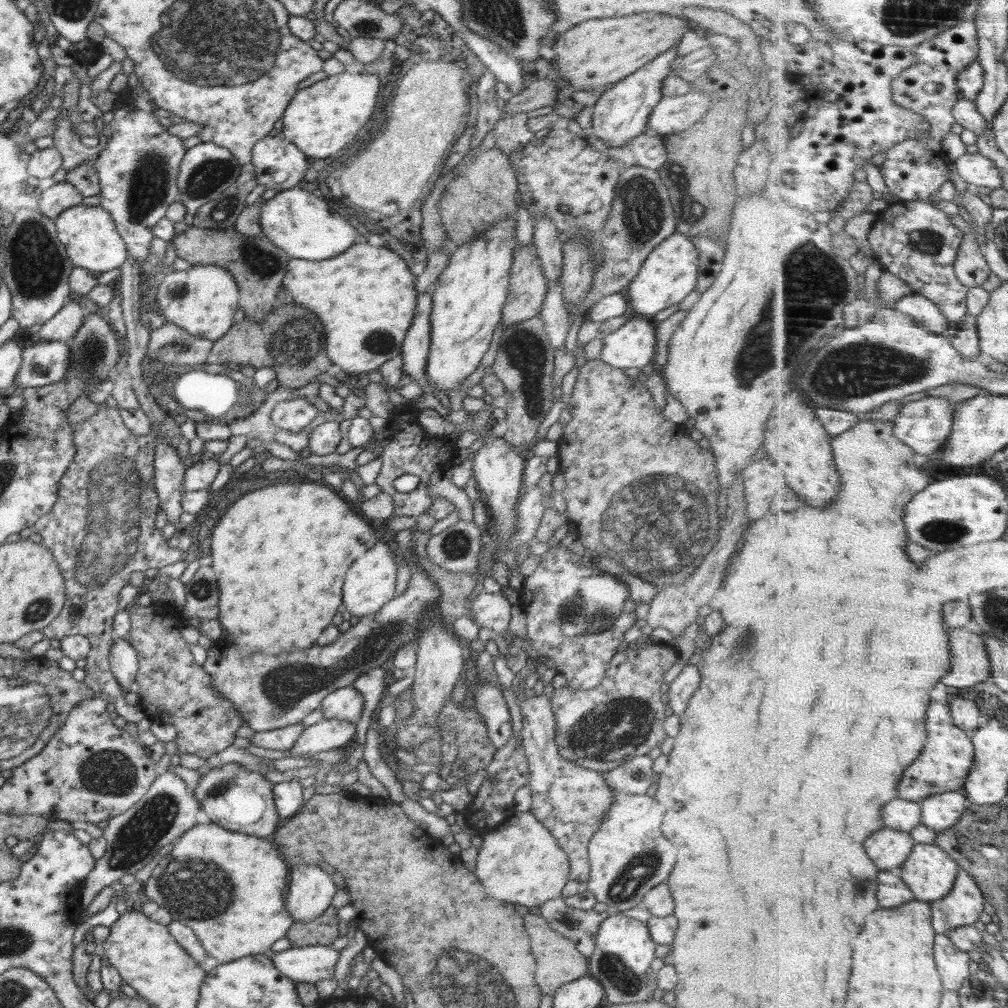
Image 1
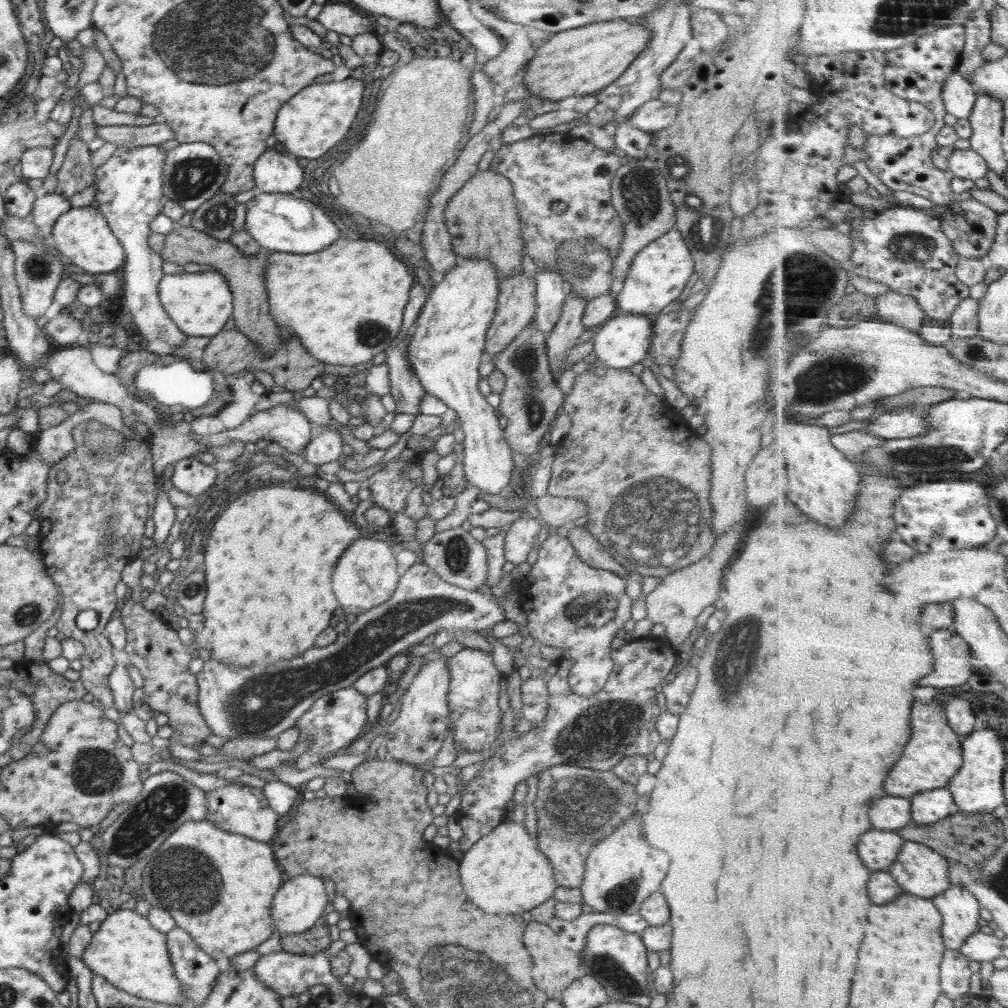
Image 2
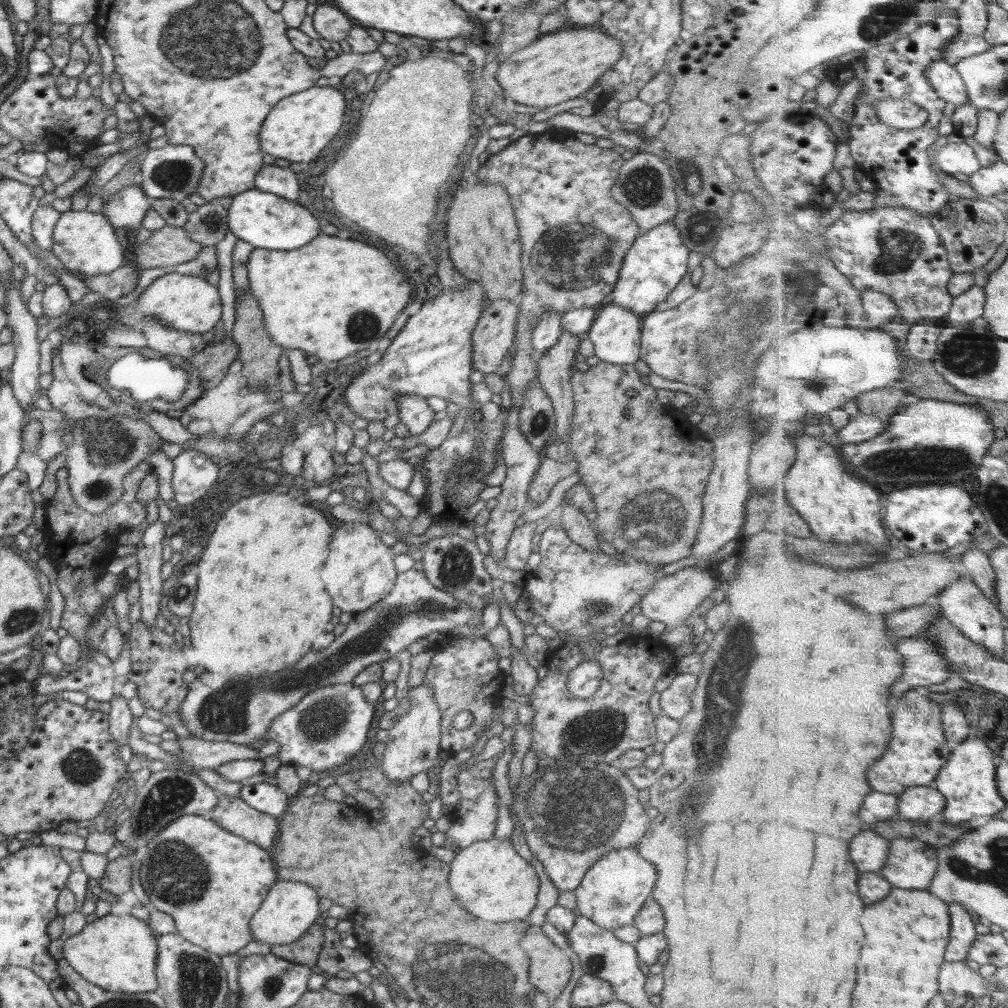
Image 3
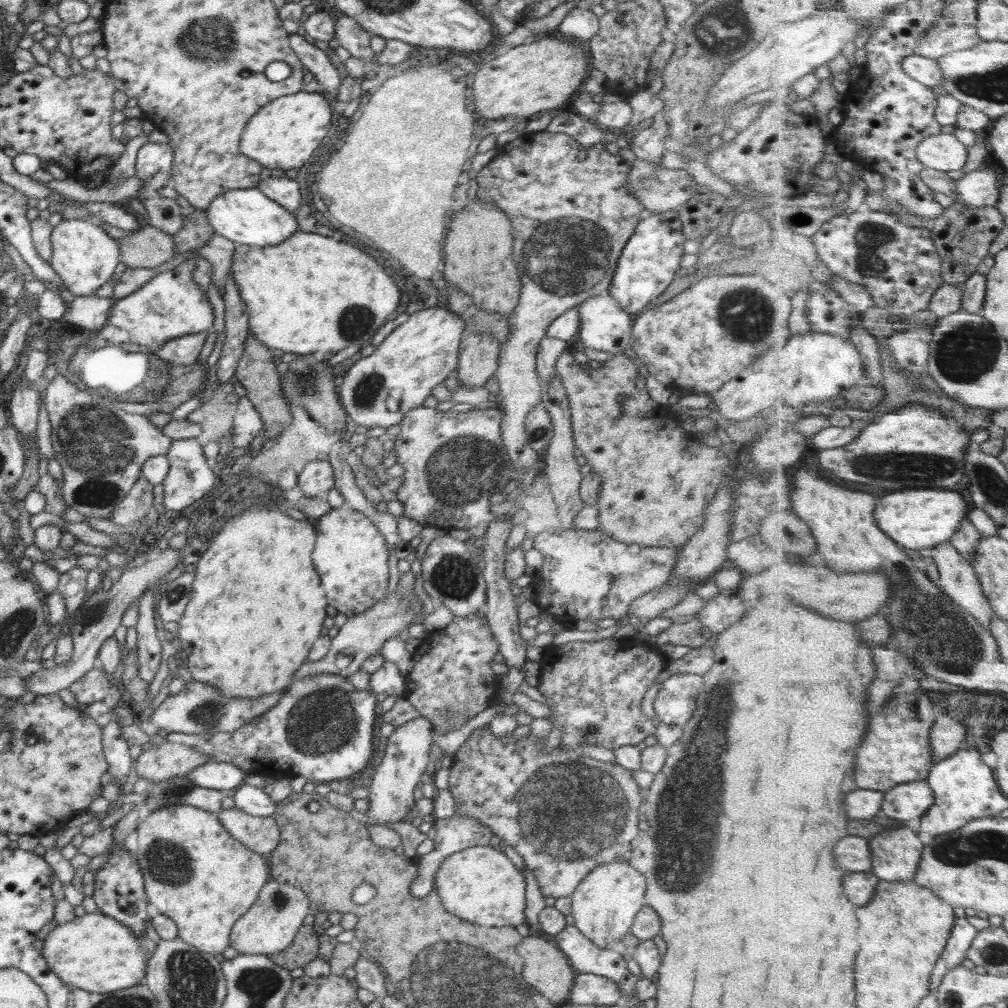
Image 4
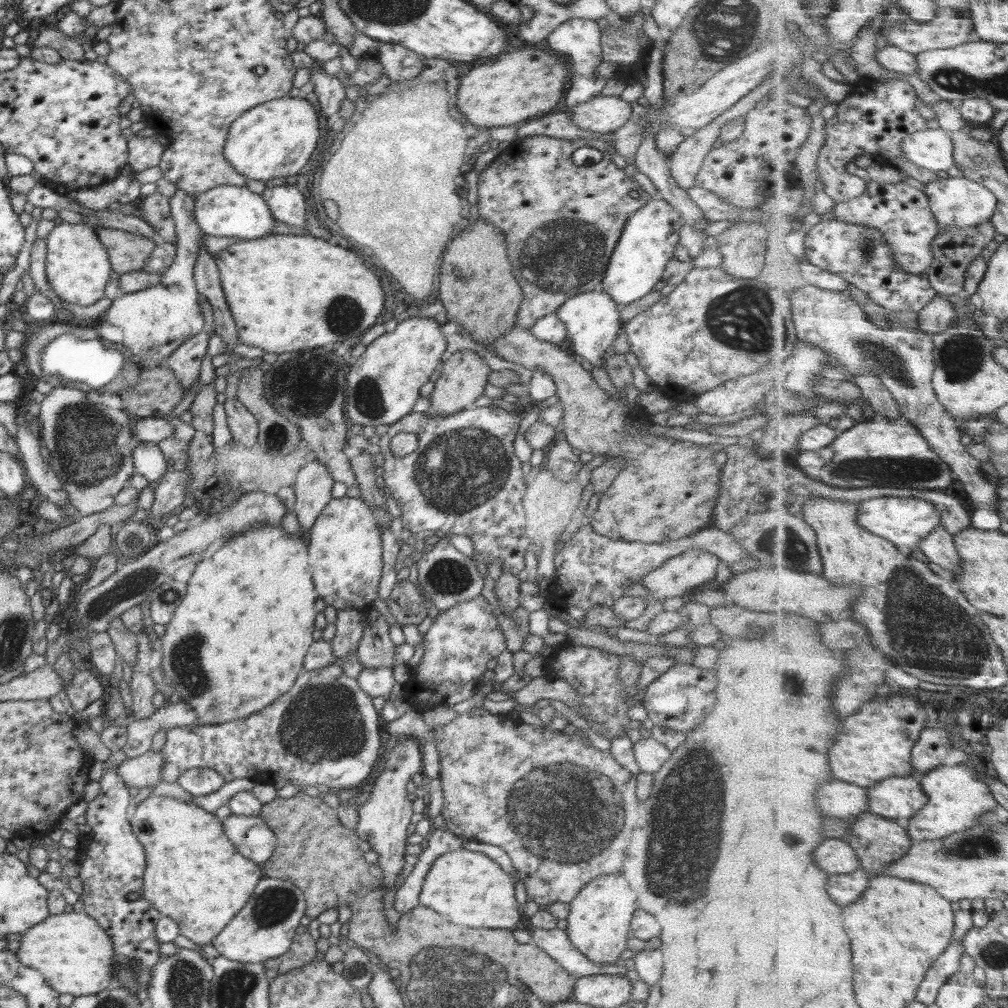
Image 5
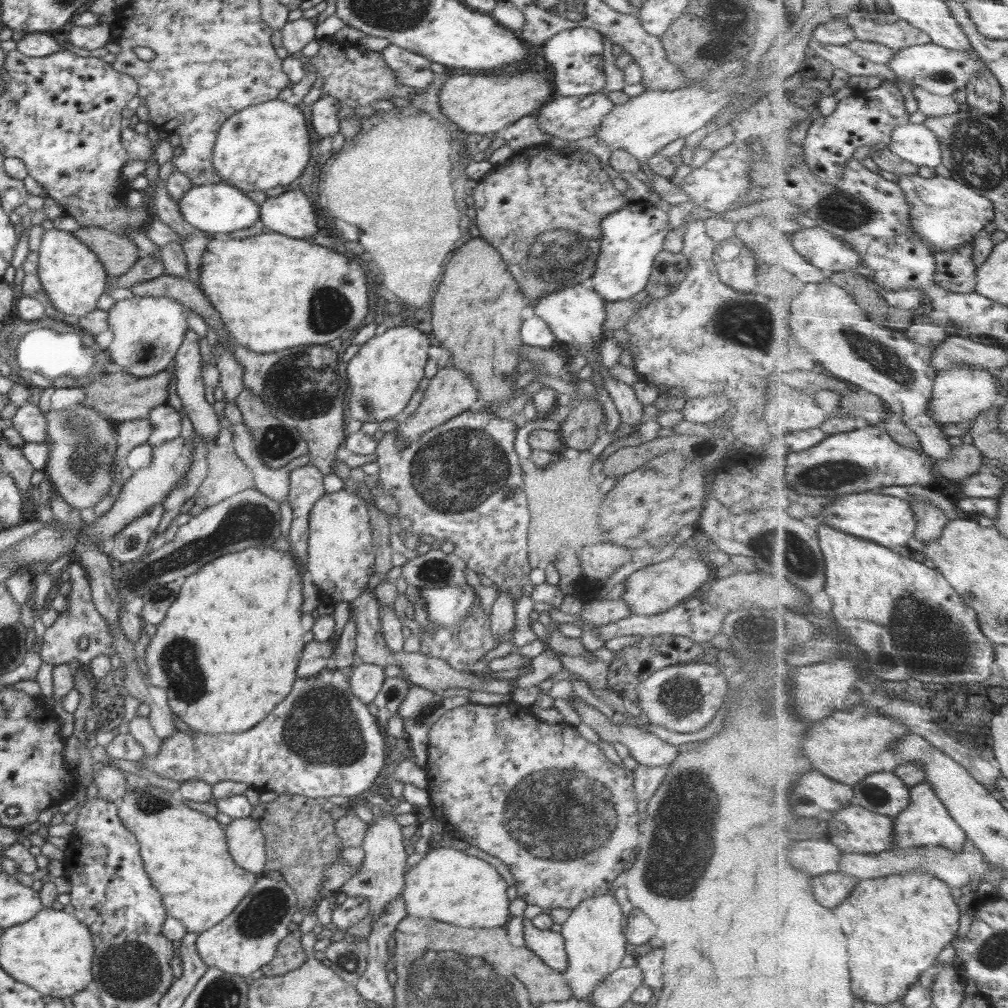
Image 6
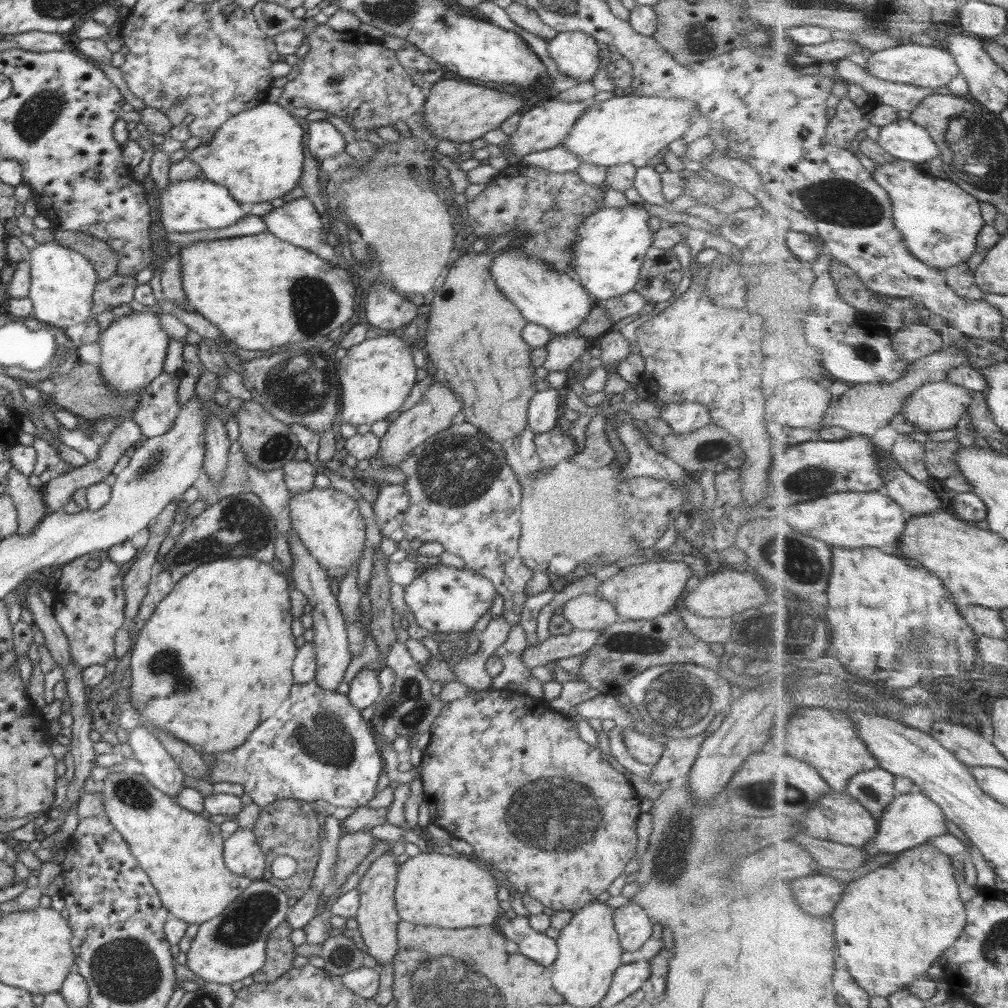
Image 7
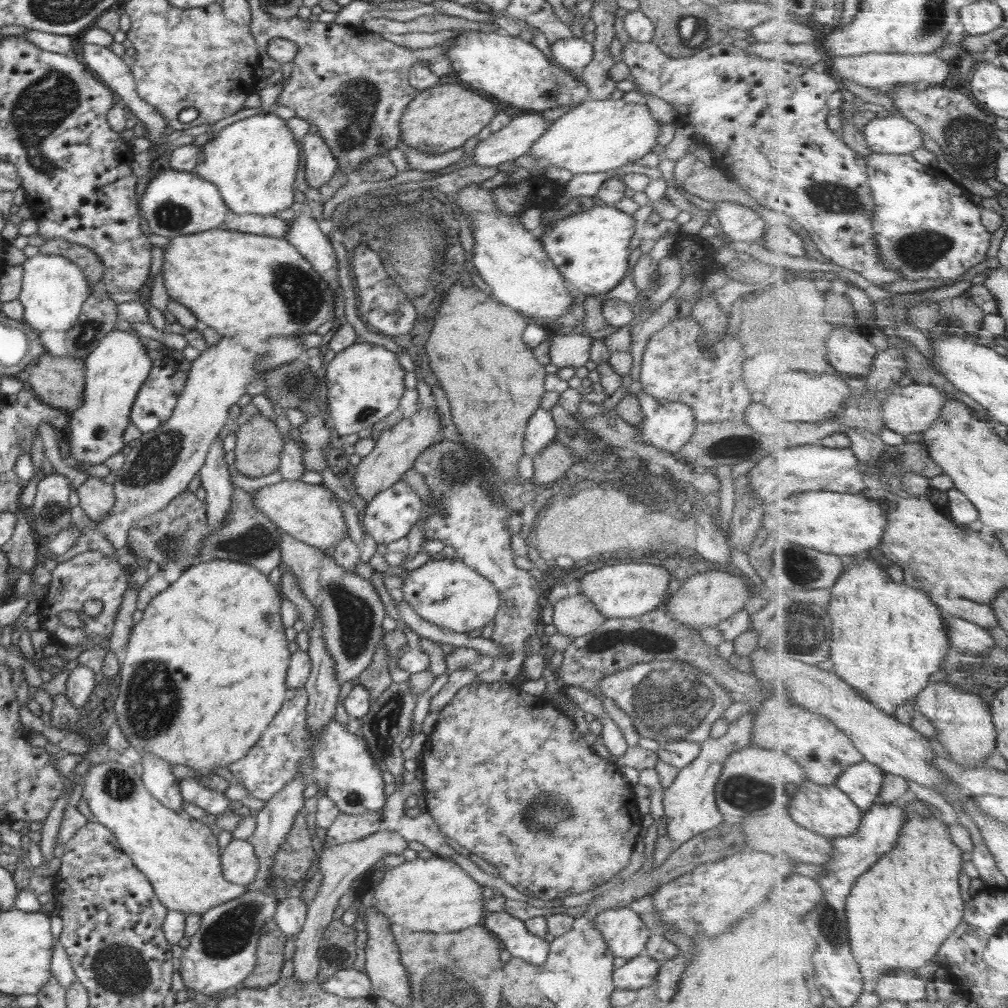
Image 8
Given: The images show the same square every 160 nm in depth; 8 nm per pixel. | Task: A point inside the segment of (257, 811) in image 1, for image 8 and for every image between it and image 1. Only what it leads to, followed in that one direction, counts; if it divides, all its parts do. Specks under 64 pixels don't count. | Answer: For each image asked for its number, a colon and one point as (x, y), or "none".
2: (243, 810)
3: (233, 814)
4: (261, 834)
5: (251, 836)
6: (246, 843)
7: (242, 855)
8: (239, 863)

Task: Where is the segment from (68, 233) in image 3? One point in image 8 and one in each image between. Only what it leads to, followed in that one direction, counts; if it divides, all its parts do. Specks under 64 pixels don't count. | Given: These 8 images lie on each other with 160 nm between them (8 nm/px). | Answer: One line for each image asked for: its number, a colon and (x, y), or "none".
4: (83, 255)
5: (78, 268)
6: (73, 277)
7: (62, 281)
8: (54, 290)

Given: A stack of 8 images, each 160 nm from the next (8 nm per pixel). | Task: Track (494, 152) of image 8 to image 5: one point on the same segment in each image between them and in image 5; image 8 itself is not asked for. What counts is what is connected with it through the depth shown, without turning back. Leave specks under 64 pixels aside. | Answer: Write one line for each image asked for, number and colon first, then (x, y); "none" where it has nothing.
5: (604, 114)
6: (568, 119)
7: (542, 127)

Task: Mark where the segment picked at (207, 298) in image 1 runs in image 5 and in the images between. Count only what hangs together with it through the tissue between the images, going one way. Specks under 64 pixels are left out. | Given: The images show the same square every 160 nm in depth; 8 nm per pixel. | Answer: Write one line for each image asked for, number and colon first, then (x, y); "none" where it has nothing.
2: (199, 304)
3: (184, 303)
4: (169, 305)
5: (155, 321)

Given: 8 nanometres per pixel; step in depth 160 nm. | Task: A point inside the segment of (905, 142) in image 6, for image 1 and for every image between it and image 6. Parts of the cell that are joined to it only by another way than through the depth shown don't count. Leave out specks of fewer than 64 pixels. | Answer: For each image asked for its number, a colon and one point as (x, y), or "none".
1: (978, 170)
2: (969, 164)
3: (954, 158)
4: (944, 152)
5: (934, 149)

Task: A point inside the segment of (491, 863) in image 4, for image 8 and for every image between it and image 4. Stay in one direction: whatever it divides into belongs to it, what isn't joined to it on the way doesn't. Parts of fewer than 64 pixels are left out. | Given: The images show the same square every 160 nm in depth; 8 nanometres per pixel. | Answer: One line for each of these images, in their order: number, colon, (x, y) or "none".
5: (467, 885)
6: (447, 884)
7: (433, 889)
8: (436, 895)

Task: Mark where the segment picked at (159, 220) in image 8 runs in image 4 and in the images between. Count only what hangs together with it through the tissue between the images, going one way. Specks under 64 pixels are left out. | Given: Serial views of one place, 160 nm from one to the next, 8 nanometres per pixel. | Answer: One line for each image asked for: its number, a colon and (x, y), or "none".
4: (246, 217)
5: (226, 211)
6: (212, 208)
7: (185, 207)

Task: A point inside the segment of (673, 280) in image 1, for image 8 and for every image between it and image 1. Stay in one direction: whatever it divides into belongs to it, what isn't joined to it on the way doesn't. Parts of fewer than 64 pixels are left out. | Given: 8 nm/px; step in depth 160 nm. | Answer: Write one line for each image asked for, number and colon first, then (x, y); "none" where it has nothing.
2: (658, 274)
3: (657, 261)
4: (648, 264)
5: (650, 237)
6: (631, 238)
7: (612, 243)
8: (590, 249)

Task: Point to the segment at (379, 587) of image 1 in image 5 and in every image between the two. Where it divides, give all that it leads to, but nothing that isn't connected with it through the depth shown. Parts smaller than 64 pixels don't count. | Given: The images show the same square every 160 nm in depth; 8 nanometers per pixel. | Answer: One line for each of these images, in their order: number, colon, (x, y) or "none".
2: (368, 574)
3: (359, 571)
4: (351, 555)
5: (345, 552)

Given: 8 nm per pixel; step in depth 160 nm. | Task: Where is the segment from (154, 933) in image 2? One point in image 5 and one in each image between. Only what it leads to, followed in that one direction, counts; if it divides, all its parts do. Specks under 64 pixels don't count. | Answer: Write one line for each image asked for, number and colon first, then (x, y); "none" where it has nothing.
3: (118, 953)
4: (95, 953)
5: (75, 956)

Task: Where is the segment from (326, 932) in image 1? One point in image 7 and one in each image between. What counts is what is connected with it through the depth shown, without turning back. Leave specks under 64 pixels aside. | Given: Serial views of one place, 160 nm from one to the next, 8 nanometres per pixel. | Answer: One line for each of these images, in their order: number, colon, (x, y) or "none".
2: (317, 939)
3: (305, 950)
4: (305, 947)
5: (302, 951)
6: (289, 955)
7: (280, 953)

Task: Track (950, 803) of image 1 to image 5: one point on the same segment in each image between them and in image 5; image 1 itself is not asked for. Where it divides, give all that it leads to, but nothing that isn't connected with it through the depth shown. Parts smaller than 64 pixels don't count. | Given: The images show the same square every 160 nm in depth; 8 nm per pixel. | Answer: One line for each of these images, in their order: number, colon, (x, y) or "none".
2: (932, 806)
3: (923, 802)
4: (911, 800)
5: (904, 797)

